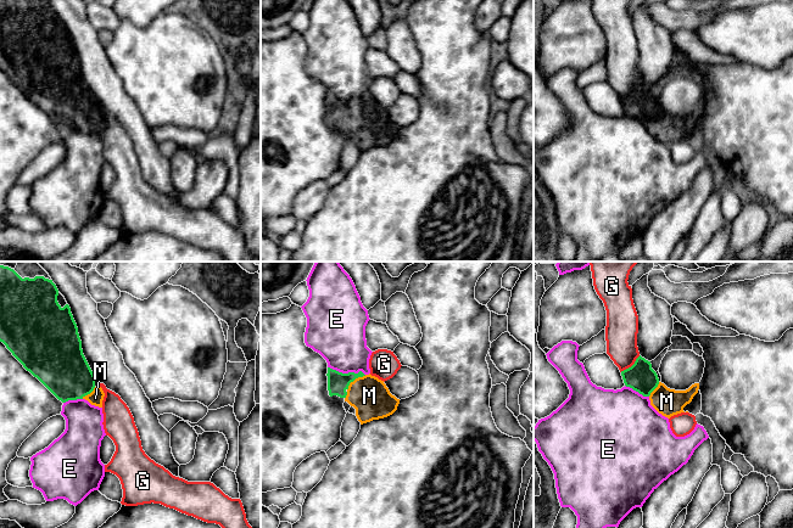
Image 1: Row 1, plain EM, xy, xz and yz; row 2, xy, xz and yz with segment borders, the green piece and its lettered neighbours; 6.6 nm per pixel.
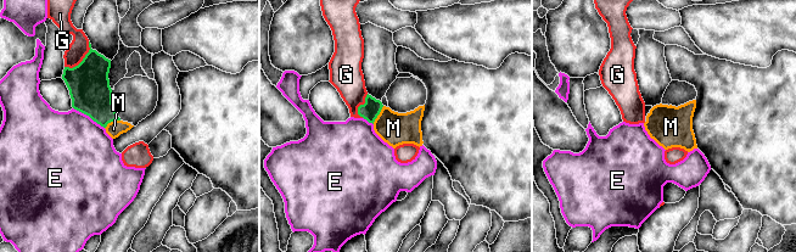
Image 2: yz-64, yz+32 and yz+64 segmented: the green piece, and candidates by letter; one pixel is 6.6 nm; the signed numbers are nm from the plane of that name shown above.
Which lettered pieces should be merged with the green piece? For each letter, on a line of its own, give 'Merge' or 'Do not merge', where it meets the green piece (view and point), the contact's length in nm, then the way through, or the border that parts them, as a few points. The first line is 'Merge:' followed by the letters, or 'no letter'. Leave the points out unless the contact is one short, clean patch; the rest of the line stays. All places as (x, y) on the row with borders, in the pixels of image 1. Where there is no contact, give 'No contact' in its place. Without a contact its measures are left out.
Merge: M
E: Do not merge. Touches green at xz (346, 374). Shared border 260 nm
G: Do not merge. Touches green at yz (631, 366). Shared border 170 nm
M: Merge. Touches green at xz (355, 378). Shared border 160 nm. Path across: xz (338, 382), (355, 378), (369, 396)

